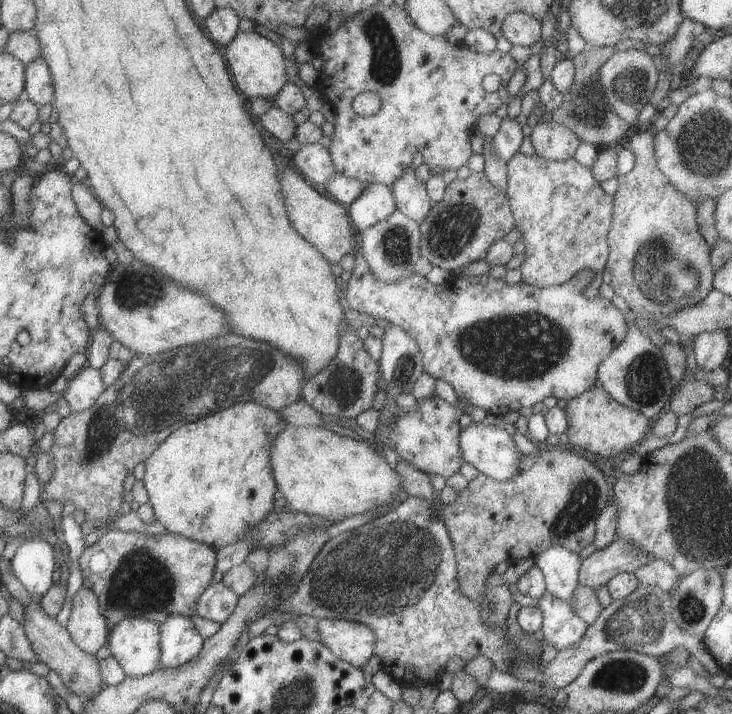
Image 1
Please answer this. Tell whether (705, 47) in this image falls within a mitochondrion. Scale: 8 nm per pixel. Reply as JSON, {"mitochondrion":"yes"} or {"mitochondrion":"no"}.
{"mitochondrion":"no"}

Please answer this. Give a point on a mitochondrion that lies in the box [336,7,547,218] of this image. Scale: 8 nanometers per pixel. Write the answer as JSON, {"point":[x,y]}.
{"point":[386,63]}

